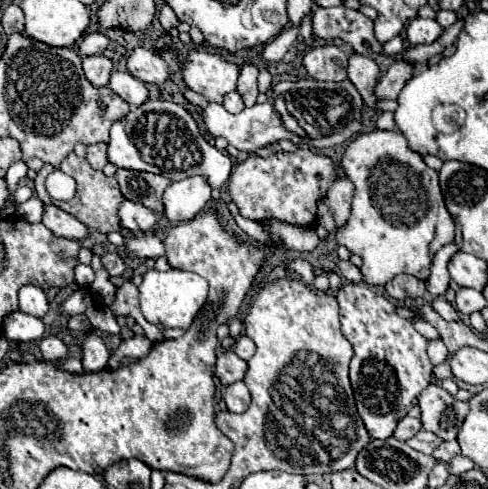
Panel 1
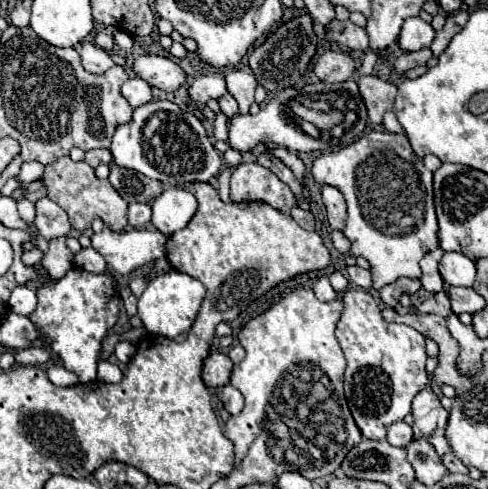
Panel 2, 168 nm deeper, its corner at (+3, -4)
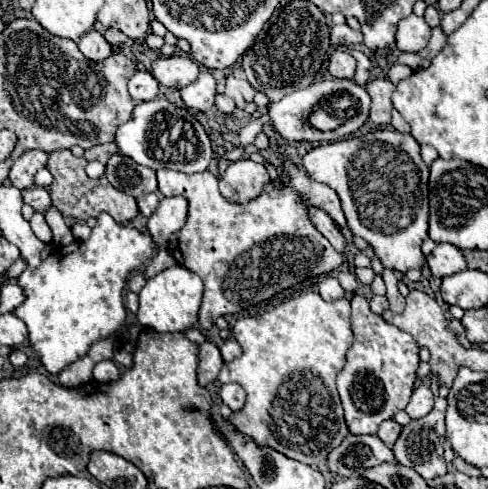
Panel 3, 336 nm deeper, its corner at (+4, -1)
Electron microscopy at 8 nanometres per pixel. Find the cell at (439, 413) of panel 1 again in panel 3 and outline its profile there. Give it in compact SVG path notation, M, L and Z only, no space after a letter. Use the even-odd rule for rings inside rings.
M419 384L419 386L413 390L413 396L411 396L405 412L407 412L413 420L423 418L423 416L427 416L427 414L433 410L433 402L435 402L433 392L431 392L425 384Z

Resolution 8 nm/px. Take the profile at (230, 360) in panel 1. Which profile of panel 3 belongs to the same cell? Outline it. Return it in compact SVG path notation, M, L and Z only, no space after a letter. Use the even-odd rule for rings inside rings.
M205 342L199 346L199 384L207 386L209 382L215 382L219 376L219 370L223 366L223 358L219 354L219 348L211 342Z

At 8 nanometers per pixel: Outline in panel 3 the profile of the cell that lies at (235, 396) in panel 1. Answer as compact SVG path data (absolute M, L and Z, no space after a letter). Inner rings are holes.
M223 384L219 390L219 396L221 396L223 404L227 404L233 412L241 410L241 406L245 404L245 390L237 384Z

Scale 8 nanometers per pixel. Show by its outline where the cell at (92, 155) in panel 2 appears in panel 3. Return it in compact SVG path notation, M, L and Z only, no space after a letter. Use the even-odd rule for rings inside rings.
M109 142L109 144L101 144L101 146L93 146L89 150L85 150L85 158L87 160L97 160L101 164L107 164L107 160L117 152L117 144Z

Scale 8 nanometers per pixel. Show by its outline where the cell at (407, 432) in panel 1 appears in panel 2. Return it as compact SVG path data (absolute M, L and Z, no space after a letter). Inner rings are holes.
M398 421L398 423L390 425L386 441L394 447L406 447L412 441L412 427L406 425L404 421Z

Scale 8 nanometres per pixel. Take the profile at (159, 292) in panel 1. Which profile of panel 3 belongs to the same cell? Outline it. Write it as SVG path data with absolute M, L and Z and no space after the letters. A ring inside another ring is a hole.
M173 266L157 276L149 278L139 292L139 312L137 320L141 326L153 328L157 332L183 332L197 324L197 312L203 296L203 282L197 274L185 270L183 266Z

